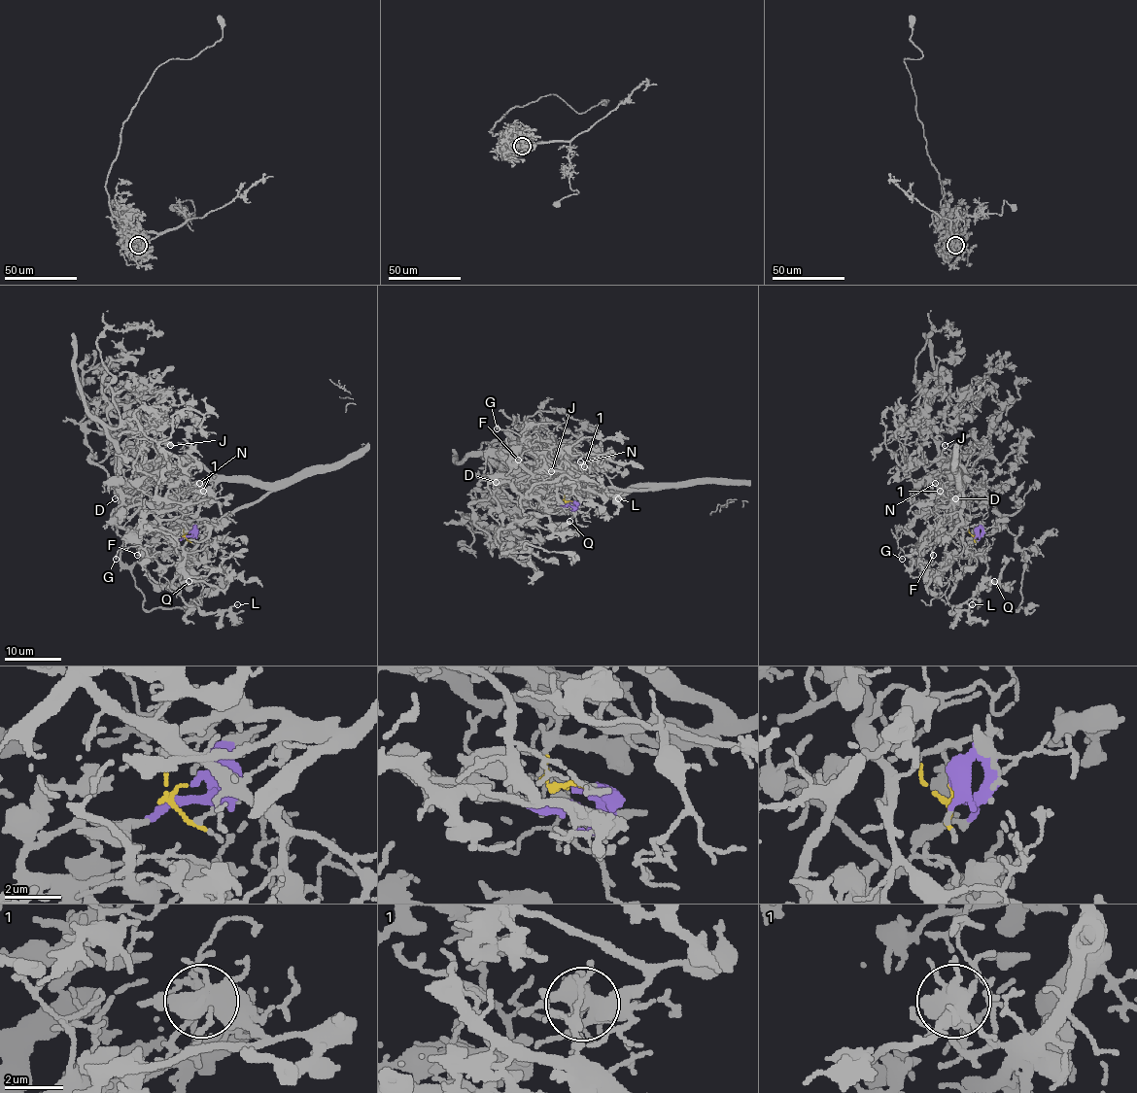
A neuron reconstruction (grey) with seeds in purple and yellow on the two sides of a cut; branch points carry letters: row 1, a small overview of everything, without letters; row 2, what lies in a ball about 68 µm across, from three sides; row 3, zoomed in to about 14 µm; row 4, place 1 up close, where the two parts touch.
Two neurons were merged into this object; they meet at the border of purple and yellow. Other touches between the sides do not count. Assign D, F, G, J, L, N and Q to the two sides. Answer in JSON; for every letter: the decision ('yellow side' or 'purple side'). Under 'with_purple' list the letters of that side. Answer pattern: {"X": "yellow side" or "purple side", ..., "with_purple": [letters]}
{"D": "yellow side", "F": "yellow side", "G": "yellow side", "J": "yellow side", "L": "purple side", "N": "yellow side", "Q": "purple side", "with_purple": ["L", "Q"]}

